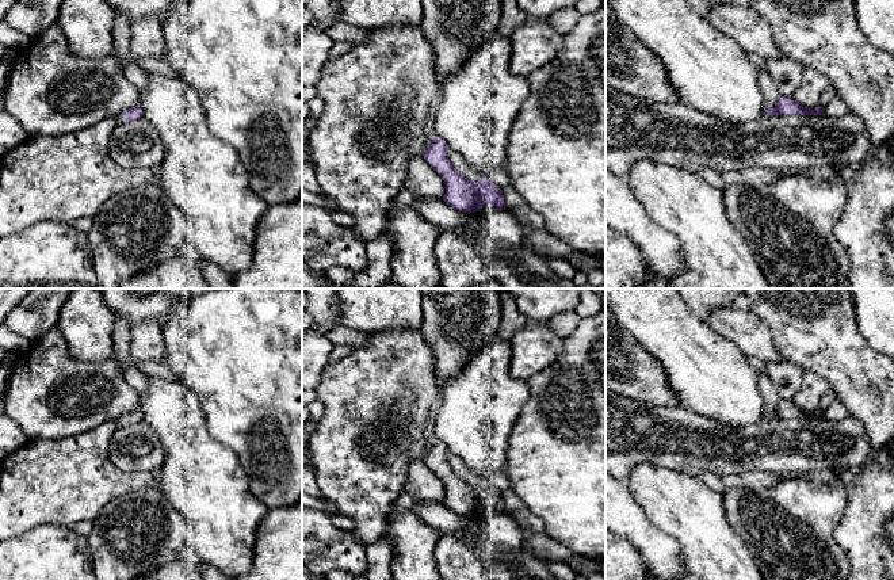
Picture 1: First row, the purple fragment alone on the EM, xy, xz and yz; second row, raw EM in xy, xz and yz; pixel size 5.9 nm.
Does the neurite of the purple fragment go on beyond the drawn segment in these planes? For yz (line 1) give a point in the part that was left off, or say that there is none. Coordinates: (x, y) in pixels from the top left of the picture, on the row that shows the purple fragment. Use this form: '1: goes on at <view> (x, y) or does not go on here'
1: does not go on here

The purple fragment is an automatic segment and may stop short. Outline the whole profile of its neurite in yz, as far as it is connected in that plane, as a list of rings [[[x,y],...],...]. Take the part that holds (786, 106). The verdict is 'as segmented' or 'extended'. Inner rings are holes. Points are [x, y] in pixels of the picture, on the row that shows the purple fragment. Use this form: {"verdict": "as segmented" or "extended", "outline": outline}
{"verdict": "as segmented", "outline": [[[779,96],[778,104],[772,107],[767,107],[764,110],[765,115],[824,115],[824,107],[815,107],[813,110],[807,110],[799,106],[792,98]]]}

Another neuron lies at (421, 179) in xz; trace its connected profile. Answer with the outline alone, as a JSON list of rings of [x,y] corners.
[[[413,156],[409,160],[404,187],[414,196],[443,199],[446,195],[443,178],[427,163],[424,156]]]

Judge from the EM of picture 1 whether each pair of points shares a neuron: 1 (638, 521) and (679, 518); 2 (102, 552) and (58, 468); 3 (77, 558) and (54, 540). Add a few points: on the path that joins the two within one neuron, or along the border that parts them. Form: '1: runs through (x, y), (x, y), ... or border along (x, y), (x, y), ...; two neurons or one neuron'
1: border along (631, 493), (649, 519), (676, 538); two neurons
2: border along (113, 498), (92, 522); two neurons
3: runs through (72, 557), (60, 545); one neuron

